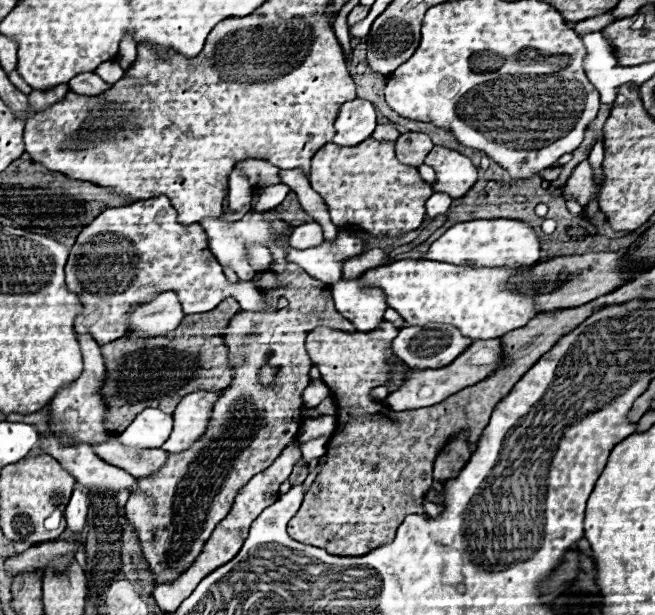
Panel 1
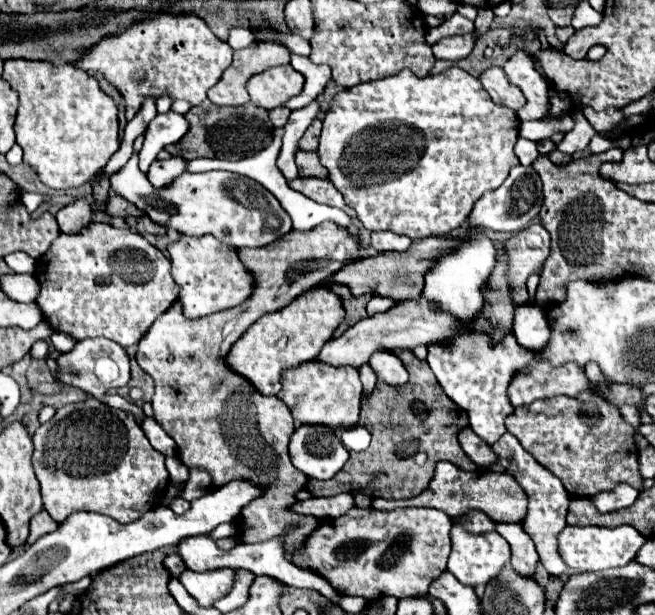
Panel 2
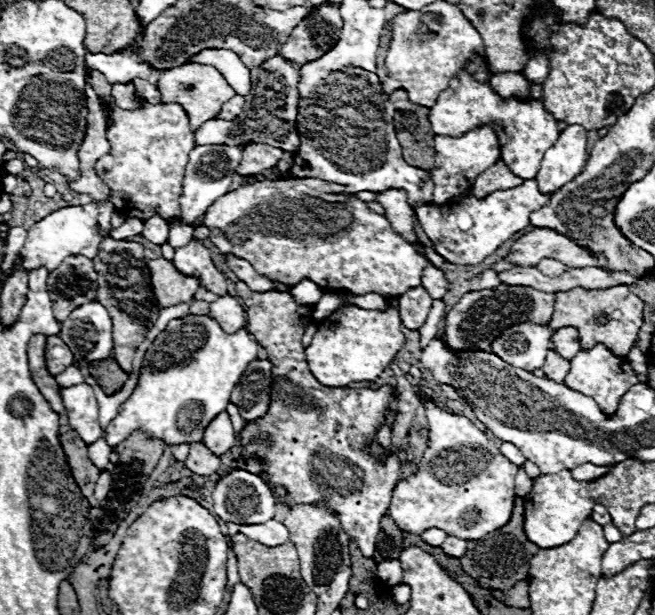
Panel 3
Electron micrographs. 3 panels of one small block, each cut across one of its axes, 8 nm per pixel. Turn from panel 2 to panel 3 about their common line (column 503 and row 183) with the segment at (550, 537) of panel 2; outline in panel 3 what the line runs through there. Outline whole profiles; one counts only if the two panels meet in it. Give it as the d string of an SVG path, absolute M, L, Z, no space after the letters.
M480 126L476 130L470 130L462 136L434 136L434 150L436 150L436 166L430 170L436 190L434 190L434 202L442 204L448 198L460 194L462 190L470 188L478 174L482 174L486 168L496 164L500 160L500 146L494 130L490 126Z

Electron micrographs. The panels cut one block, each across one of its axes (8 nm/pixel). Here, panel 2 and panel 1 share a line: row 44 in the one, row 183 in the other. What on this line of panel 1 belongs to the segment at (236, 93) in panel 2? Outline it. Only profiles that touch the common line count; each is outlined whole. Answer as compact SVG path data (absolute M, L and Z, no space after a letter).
M248 158L248 160L242 160L236 164L236 168L248 176L250 184L256 188L256 190L264 190L268 186L274 186L274 184L282 184L280 180L280 168L272 166L270 162L264 162L264 160L256 160L256 158Z

